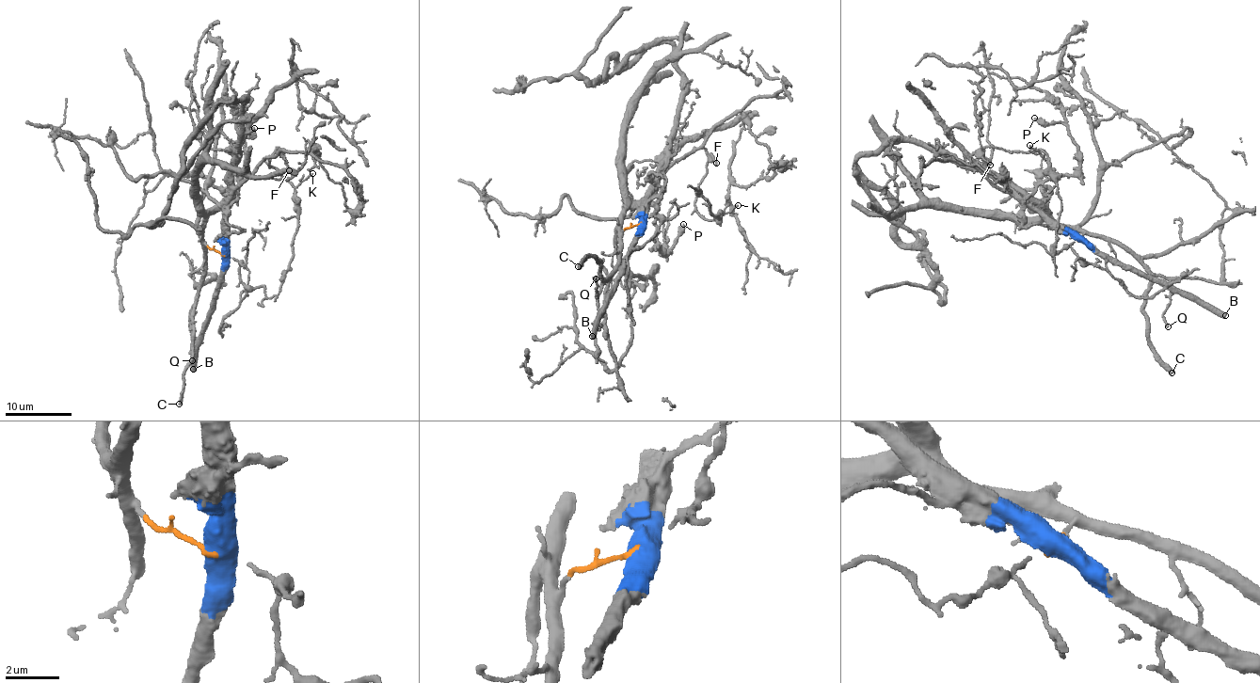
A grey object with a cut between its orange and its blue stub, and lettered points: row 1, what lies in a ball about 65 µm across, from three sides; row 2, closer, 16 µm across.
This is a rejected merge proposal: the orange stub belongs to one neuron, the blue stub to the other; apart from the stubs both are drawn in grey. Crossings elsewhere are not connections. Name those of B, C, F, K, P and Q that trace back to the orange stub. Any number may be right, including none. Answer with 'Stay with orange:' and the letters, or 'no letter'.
Stay with orange: C, Q

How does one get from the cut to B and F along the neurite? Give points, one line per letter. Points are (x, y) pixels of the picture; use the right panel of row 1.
B: (1078, 240), (1085, 240), (1127, 266), (1199, 297), (1225, 316)
F: (1078, 240), (1069, 232), (1060, 232), (996, 186), (970, 159), (975, 153), (990, 165)

